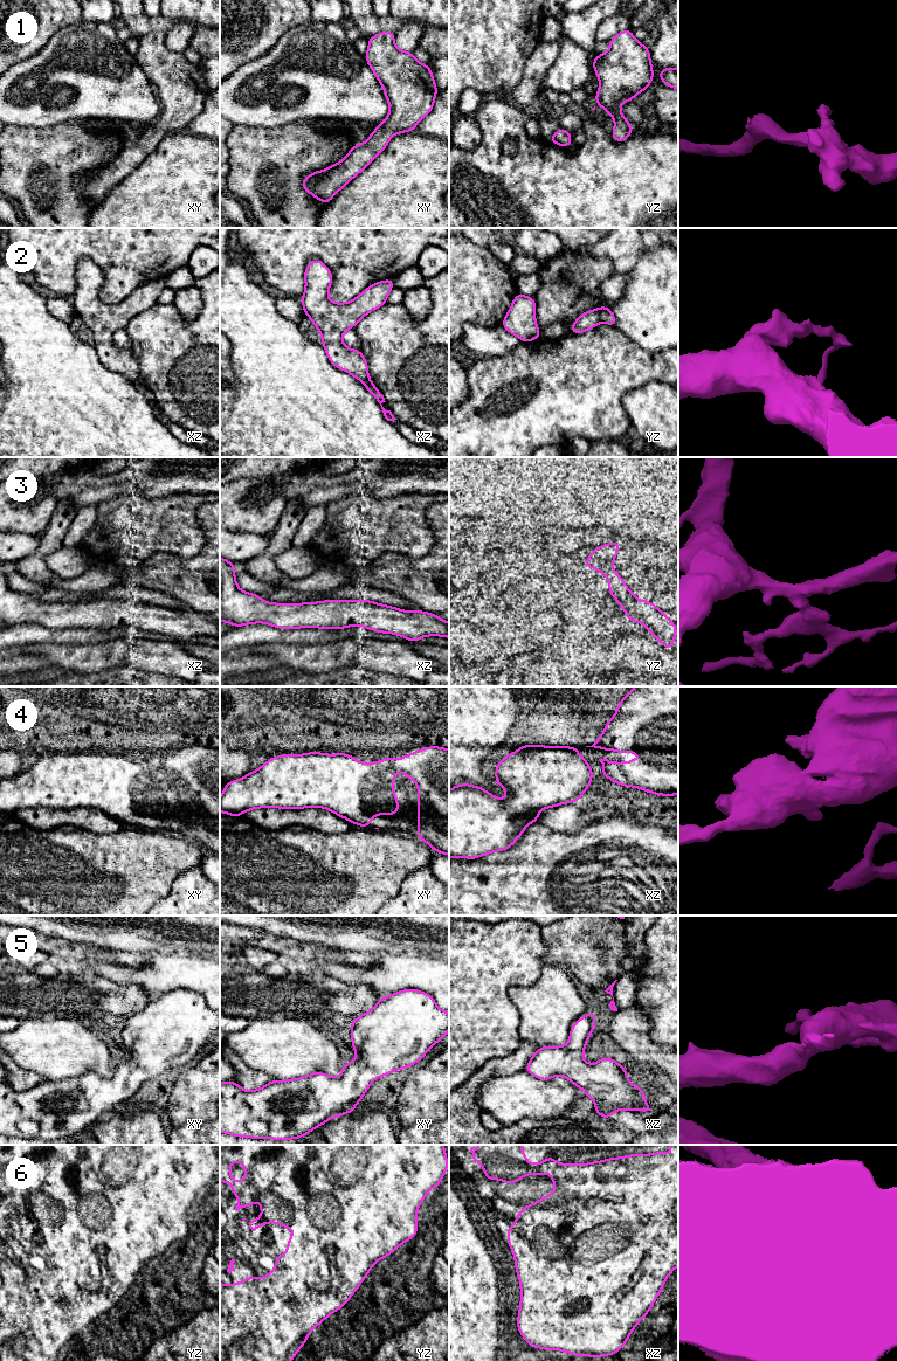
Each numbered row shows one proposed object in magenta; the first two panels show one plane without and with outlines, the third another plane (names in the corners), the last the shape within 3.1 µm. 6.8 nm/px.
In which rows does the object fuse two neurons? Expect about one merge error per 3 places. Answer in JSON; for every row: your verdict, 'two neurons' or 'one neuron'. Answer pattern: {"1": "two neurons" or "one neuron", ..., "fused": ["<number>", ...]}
{"1": "one neuron", "2": "two neurons", "3": "one neuron", "4": "one neuron", "5": "one neuron", "6": "one neuron", "fused": ["2"]}

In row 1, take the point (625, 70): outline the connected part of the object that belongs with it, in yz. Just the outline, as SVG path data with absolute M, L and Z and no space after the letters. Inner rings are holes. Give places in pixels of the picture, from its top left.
M630 29L621 30L608 43L610 48L593 58L593 70L600 81L595 103L614 118L610 137L621 143L630 137L633 129L620 106L648 90L653 82L653 64L650 48L639 42Z

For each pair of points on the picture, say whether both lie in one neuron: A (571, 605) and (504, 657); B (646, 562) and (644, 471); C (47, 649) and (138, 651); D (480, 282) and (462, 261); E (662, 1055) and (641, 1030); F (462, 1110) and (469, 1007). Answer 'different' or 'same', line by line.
A: same
B: different
C: same
D: same
E: same
F: different

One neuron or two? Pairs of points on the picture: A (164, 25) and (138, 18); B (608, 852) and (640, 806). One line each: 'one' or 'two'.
A: one
B: two

